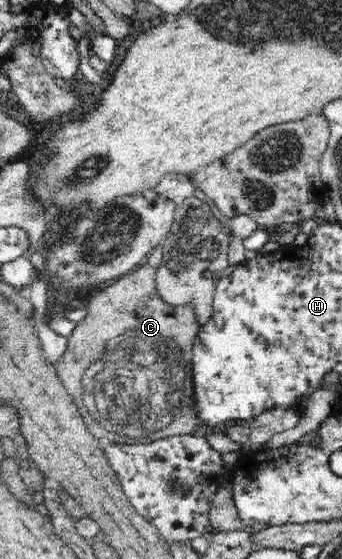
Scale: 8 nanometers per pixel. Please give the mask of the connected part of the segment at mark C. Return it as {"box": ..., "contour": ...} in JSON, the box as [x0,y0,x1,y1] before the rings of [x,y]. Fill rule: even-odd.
{"box":[55,263,211,444],"contour":[[[147,263],[136,269],[132,274],[125,276],[122,280],[112,283],[97,296],[90,299],[86,308],[88,317],[76,325],[73,333],[68,338],[68,349],[60,360],[55,364],[57,375],[64,385],[68,395],[72,396],[78,409],[82,413],[85,423],[96,435],[96,437],[107,437],[114,443],[121,441],[132,444],[149,444],[158,439],[173,435],[201,435],[211,431],[206,422],[202,420],[202,414],[194,403],[196,395],[194,364],[192,364],[194,345],[204,327],[200,322],[199,308],[196,302],[172,304],[165,301],[157,288],[157,269],[150,267]]]}

